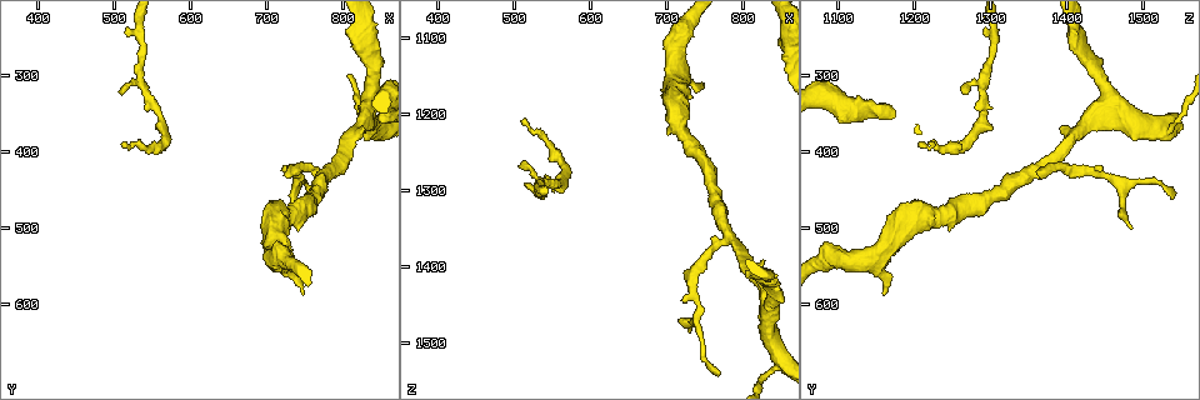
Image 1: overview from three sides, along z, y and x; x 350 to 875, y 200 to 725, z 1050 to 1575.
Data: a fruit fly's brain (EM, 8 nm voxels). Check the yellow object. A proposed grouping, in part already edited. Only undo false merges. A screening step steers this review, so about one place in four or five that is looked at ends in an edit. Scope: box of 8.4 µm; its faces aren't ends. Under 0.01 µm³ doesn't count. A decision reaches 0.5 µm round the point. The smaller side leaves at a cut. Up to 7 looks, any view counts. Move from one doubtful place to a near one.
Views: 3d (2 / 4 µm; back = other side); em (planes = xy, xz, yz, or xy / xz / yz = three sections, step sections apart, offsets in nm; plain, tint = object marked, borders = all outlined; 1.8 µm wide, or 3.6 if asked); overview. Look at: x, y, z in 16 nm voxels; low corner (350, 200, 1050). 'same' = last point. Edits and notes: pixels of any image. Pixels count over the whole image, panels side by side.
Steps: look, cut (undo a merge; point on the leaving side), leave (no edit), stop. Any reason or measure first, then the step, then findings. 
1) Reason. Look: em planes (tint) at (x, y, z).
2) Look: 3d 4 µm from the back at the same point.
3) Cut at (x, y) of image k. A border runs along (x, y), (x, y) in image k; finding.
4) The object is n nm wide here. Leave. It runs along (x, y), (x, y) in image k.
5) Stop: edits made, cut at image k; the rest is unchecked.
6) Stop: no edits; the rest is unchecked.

Sudden change in width. Look: em planes (tint) at (835, 365, 1535).

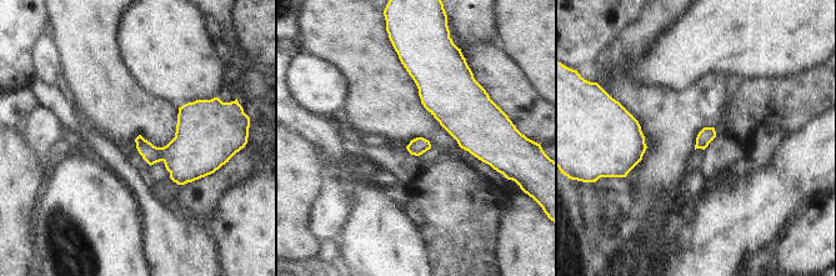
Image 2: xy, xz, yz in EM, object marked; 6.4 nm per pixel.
The object is 100 nm wide here. Leave. Continuous, no second neuron.

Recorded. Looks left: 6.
Look: 3d 2 µm at (740, 445, 1475).

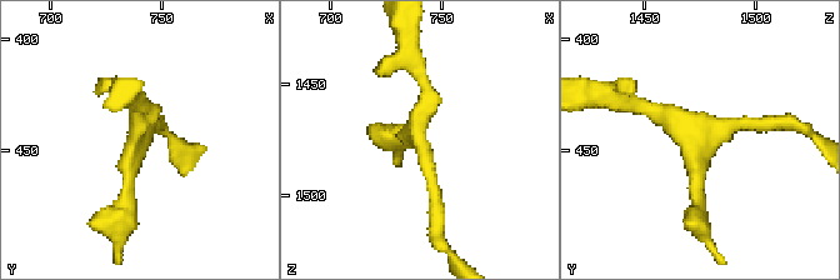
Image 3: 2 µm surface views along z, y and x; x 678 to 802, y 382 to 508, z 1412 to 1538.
Look: em 3.6 µm xz step 4 (tint) at (739, 441, 1470).

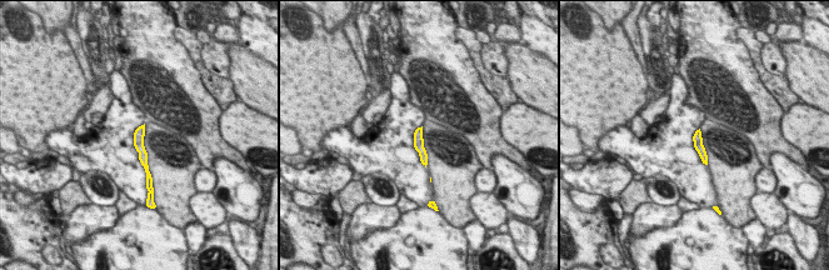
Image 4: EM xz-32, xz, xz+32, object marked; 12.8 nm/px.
Look: em 3.6 µm planes (tint) at the same point.

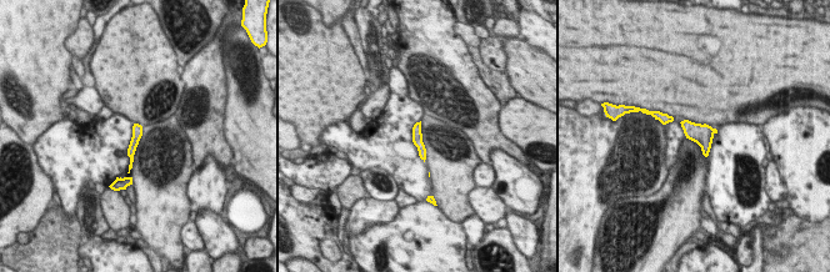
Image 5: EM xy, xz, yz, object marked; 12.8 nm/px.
Leave. It runs along (418, 125), (418, 142), (423, 156) in image 5; one neuron here.

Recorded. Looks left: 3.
Side arm on a straight run. Look: 3d 2 µm at (780, 430, 1360).

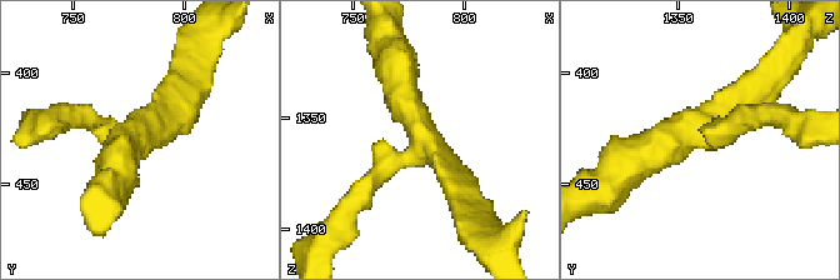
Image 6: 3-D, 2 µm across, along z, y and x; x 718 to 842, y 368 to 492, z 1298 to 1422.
3 arms meet here; the arms are 180, 240, 280 nm wide. Look: em planes (tint) at (779, 427, 1360).

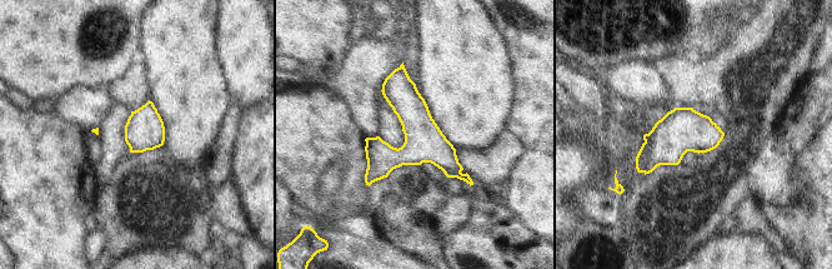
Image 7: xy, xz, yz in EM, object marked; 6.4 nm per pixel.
The object is 260 nm wide here. Leave. Continuous, no second neuron.

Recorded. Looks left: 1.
Stop: no edits; the rest is unchecked.

